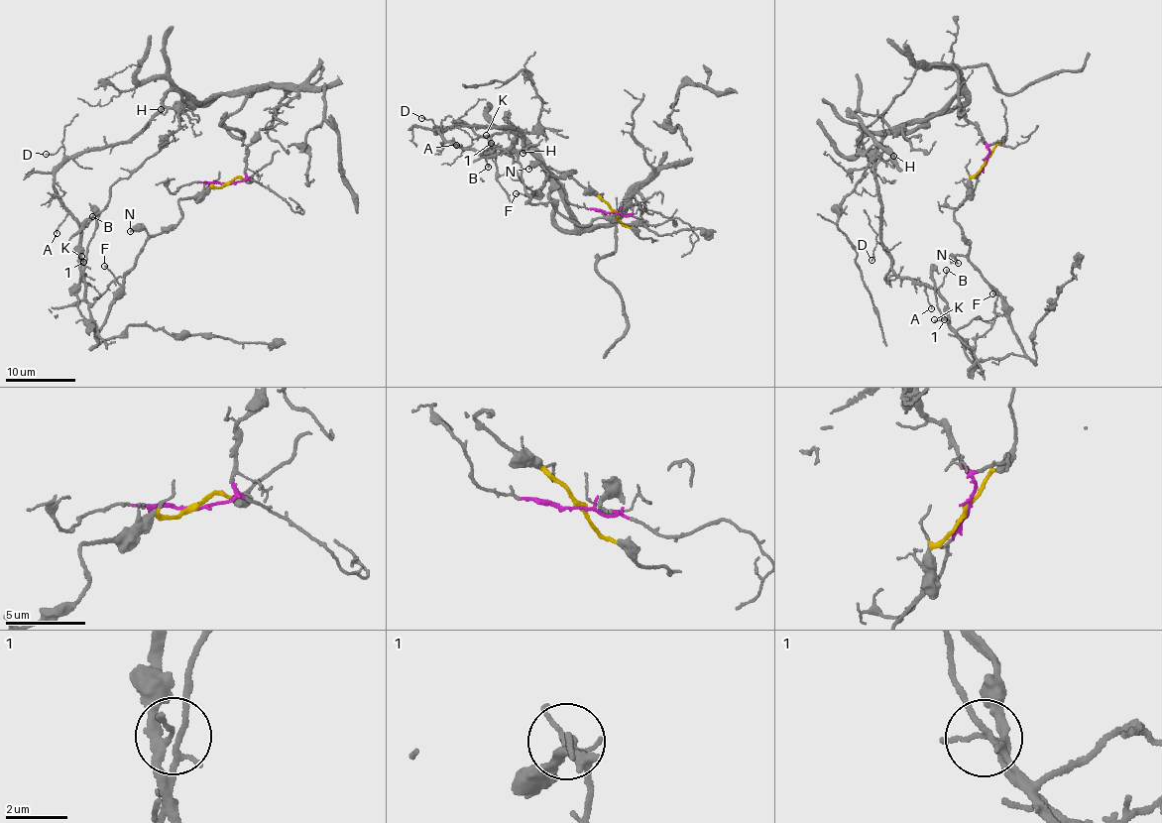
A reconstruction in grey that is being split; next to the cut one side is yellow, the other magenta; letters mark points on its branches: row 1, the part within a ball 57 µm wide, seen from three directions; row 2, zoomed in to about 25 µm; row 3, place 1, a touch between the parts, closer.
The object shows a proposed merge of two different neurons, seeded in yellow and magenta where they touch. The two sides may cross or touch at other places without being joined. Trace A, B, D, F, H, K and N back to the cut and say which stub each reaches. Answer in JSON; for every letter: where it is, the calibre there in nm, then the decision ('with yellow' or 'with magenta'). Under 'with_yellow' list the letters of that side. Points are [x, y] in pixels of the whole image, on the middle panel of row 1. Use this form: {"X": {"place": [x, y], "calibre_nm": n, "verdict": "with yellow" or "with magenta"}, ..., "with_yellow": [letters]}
{"A": {"place": [456, 145], "calibre_nm": 90, "verdict": "with magenta"}, "B": {"place": [488, 167], "calibre_nm": 140, "verdict": "with magenta"}, "D": {"place": [421, 118], "calibre_nm": 100, "verdict": "with magenta"}, "F": {"place": [516, 193], "calibre_nm": 140, "verdict": "with yellow"}, "H": {"place": [522, 153], "calibre_nm": 120, "verdict": "with magenta"}, "K": {"place": [486, 135], "calibre_nm": 110, "verdict": "with magenta"}, "N": {"place": [528, 169], "calibre_nm": 280, "verdict": "with yellow"}, "with_yellow": ["F", "N"]}

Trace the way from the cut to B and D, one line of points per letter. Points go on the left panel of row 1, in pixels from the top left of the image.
B: (227, 184), (280, 86), (167, 92), (124, 142), (75, 153), (54, 187), (81, 227), (92, 215)
D: (227, 184), (244, 178), (247, 147), (269, 126), (280, 86), (197, 103), (178, 88), (124, 142), (46, 153)

